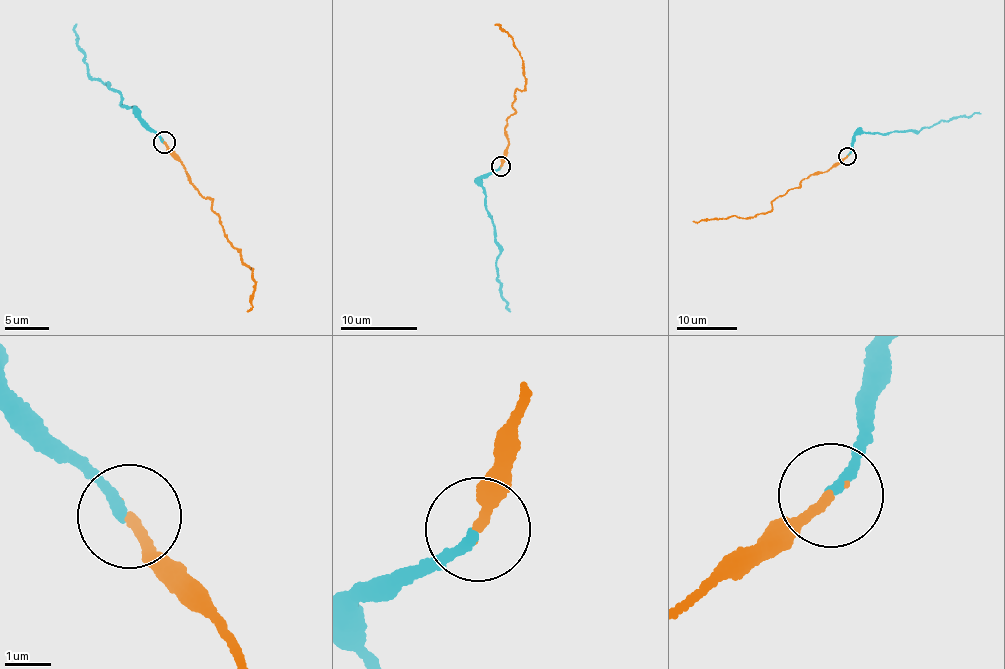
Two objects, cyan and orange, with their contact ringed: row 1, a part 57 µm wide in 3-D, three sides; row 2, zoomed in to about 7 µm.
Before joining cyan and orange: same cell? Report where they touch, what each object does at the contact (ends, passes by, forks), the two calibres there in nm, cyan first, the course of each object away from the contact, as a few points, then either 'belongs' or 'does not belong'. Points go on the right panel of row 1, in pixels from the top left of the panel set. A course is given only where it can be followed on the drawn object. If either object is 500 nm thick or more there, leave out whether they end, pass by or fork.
(847, 156) | cyan ends | orange ends | 200/200 nm | cyan via (847, 156), (856, 135), (918, 131), (959, 116), (980, 113) | orange via (847, 156), (826, 171), (803, 179), (799, 187), (777, 197), (771, 211), (742, 219), (733, 216), (692, 222) | belongs

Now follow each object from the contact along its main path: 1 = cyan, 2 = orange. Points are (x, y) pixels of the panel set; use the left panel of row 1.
1: (163, 142), (132, 105), (119, 102), (118, 92), (90, 76), (84, 53), (75, 45), (75, 25)
2: (163, 142), (177, 156), (190, 183), (211, 200), (211, 210), (224, 235), (253, 270), (257, 283), (248, 312)

